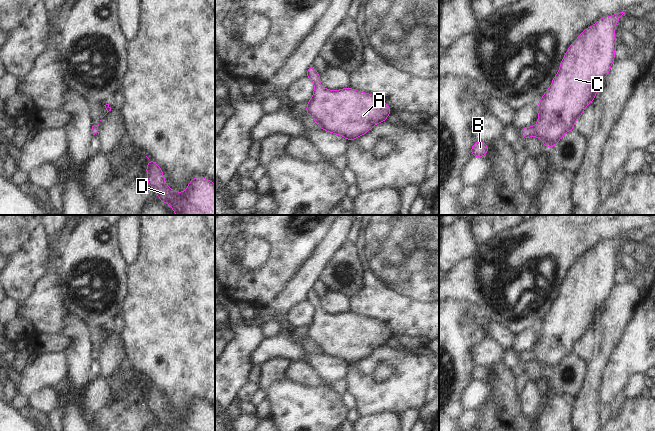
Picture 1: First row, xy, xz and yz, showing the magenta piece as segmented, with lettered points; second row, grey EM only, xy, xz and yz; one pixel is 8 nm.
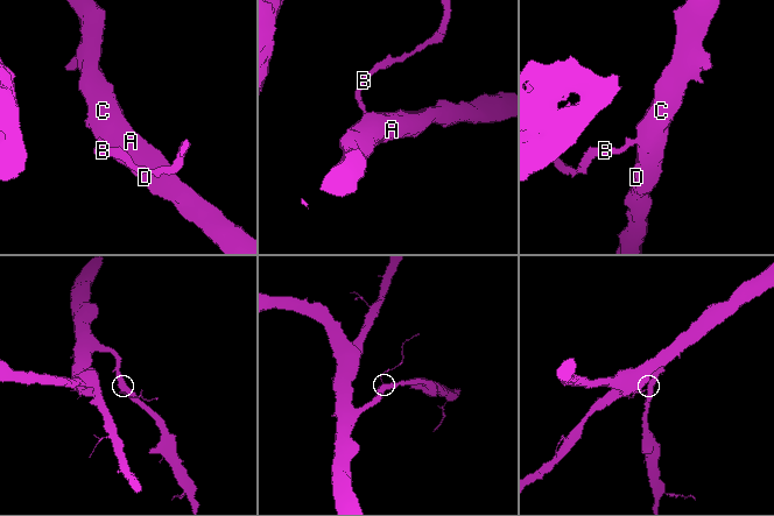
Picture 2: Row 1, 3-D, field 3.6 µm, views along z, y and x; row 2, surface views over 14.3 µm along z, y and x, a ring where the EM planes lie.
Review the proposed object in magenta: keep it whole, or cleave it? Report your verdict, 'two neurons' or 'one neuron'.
one neuron

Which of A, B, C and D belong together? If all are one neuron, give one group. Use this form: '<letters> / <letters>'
A B C D

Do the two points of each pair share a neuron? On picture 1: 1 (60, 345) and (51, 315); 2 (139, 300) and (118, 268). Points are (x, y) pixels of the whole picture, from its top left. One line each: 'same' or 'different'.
1: different
2: different

